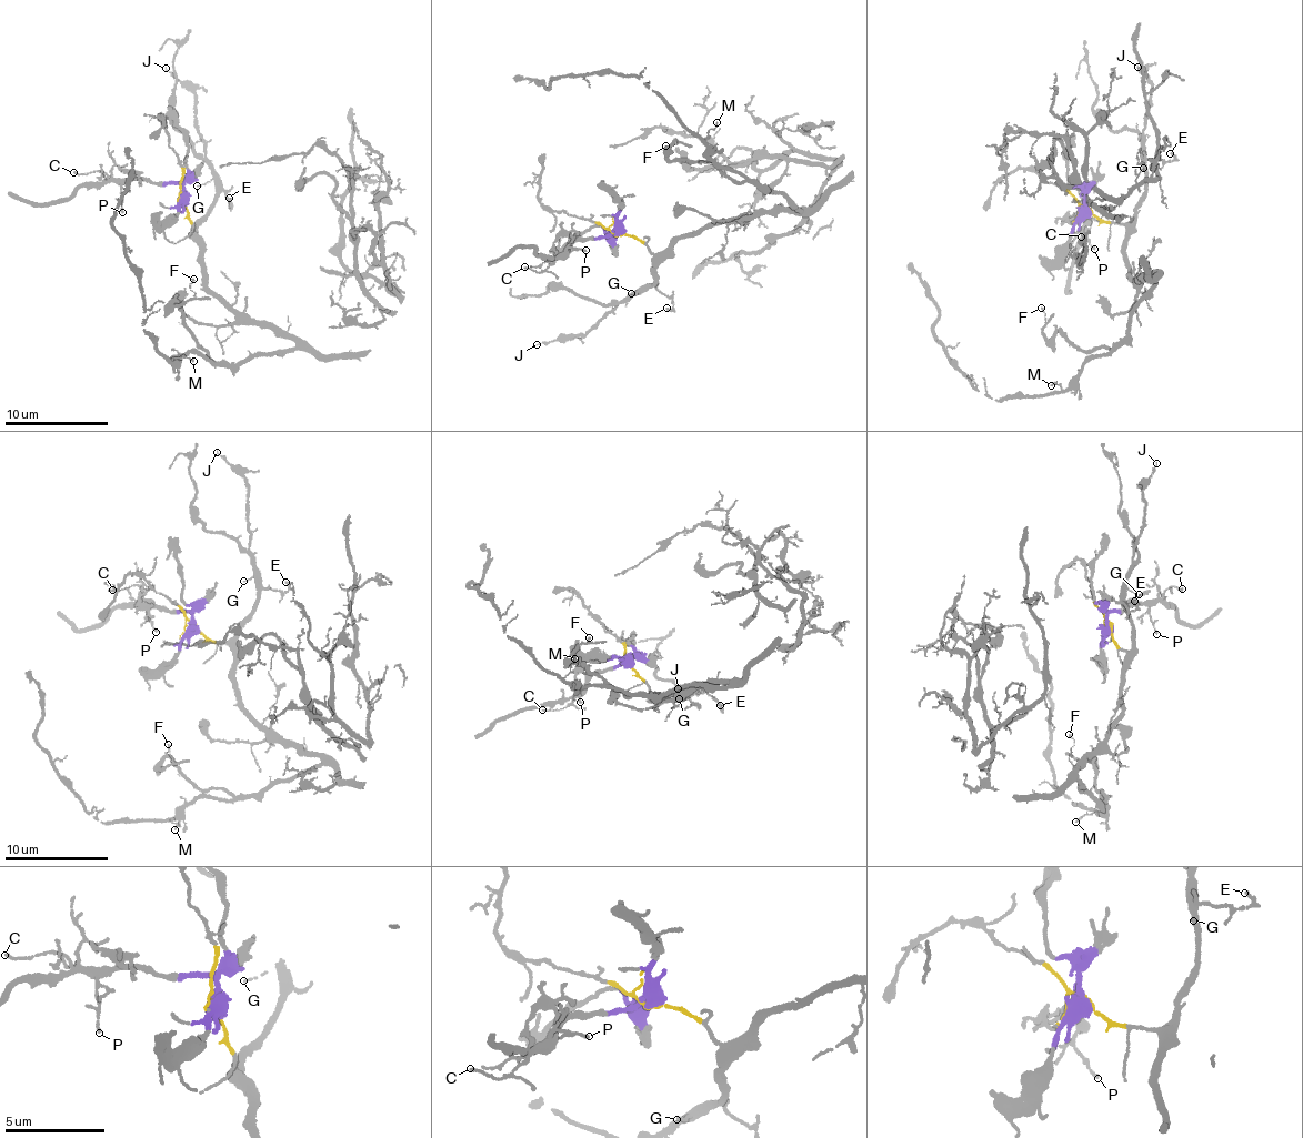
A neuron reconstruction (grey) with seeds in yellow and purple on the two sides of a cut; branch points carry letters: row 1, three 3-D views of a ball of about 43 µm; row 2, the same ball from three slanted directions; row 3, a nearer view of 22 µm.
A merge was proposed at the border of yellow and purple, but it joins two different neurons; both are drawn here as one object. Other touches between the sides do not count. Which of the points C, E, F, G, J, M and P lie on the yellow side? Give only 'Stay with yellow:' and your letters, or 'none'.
Stay with yellow: E, F, G, J, M

